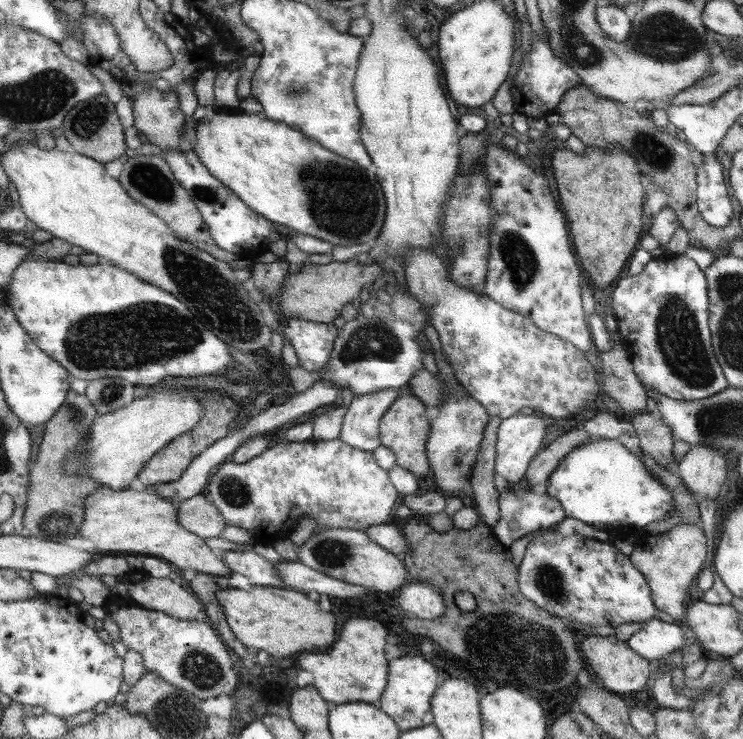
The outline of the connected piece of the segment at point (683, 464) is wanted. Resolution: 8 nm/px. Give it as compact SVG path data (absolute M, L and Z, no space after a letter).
M693 447L678 462L677 475L697 503L703 498L713 501L725 482L725 463L717 451Z

